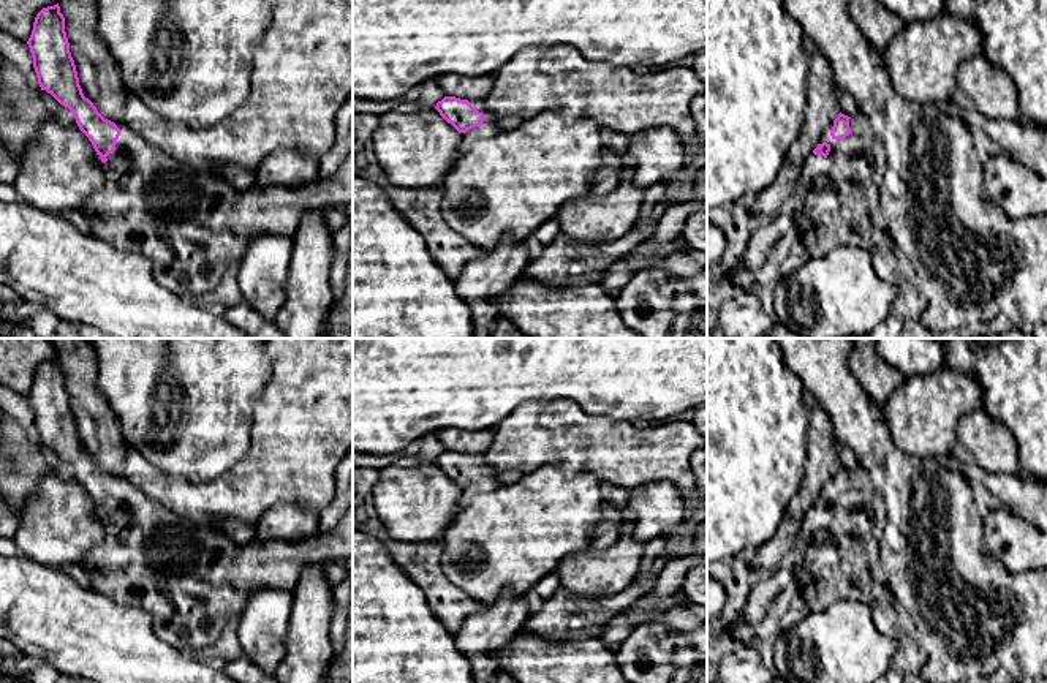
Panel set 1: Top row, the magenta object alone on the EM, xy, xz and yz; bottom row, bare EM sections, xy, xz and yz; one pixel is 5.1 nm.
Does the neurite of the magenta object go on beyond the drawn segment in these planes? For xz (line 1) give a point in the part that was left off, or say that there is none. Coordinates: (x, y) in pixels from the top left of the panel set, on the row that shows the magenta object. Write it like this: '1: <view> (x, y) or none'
1: xz (489, 127)

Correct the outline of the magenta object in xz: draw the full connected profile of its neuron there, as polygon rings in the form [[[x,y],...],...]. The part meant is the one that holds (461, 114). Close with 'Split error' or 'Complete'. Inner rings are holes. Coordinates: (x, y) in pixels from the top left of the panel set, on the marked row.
[[[444,96],[437,103],[435,109],[460,133],[460,153],[470,150],[476,139],[492,138],[503,131],[498,126],[500,117],[490,112],[484,100],[468,101]]]. Split error

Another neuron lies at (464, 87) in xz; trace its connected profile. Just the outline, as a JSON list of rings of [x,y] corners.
[[[446,73],[438,76],[435,82],[443,89],[446,96],[478,101],[484,100],[490,93],[493,87],[493,76],[470,77],[455,73]]]

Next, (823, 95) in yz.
[[[805,40],[805,52],[810,63],[808,104],[799,138],[792,142],[773,183],[748,201],[754,215],[775,217],[783,201],[791,194],[807,158],[818,147],[824,128],[840,114],[838,89],[826,57]]]

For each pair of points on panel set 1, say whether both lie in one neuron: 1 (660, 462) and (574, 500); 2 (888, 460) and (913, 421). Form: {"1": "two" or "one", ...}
{"1": "two", "2": "two"}

